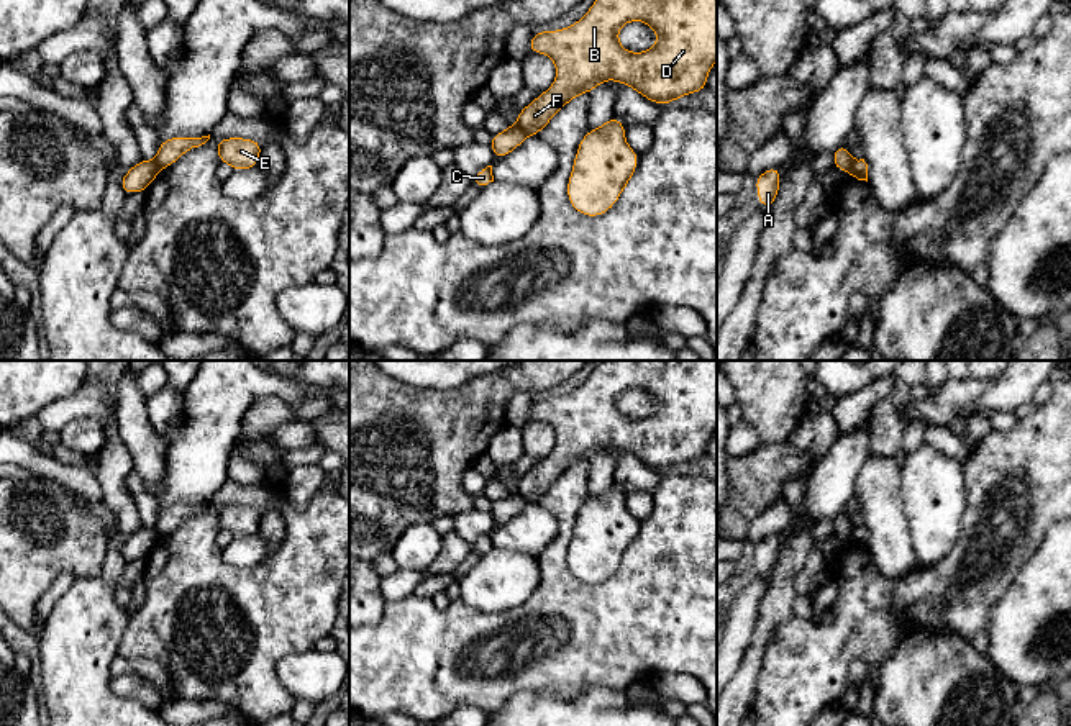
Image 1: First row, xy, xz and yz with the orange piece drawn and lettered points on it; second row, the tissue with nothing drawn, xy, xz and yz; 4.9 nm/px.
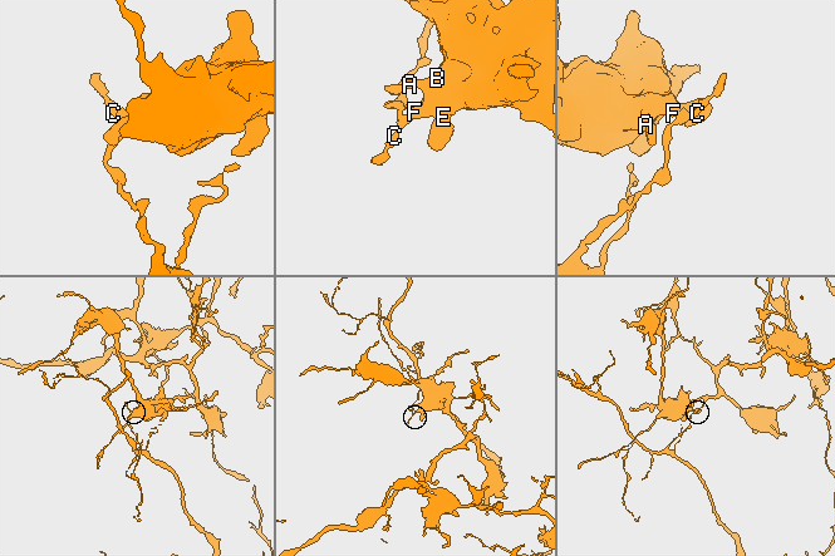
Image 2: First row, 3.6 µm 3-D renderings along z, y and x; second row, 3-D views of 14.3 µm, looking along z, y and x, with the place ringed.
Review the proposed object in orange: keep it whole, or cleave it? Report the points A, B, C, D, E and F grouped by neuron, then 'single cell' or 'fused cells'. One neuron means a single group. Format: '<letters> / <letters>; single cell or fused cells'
A B D E F / C; fused cells

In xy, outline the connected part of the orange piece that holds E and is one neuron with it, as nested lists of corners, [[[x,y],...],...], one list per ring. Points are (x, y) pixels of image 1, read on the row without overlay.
[[[225,505],[216,508],[220,529],[230,531],[233,538],[253,536],[259,529],[262,513],[256,506]]]

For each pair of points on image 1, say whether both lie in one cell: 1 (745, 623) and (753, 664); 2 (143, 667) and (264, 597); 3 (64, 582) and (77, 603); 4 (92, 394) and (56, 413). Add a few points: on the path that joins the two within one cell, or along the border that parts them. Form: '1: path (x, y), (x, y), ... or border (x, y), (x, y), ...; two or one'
1: border (760, 607), (751, 641), (733, 674); two
2: border (118, 654), (154, 659), (176, 694); two
3: border (77, 577), (54, 603), (46, 620); two
4: path (84, 402), (64, 410); one

